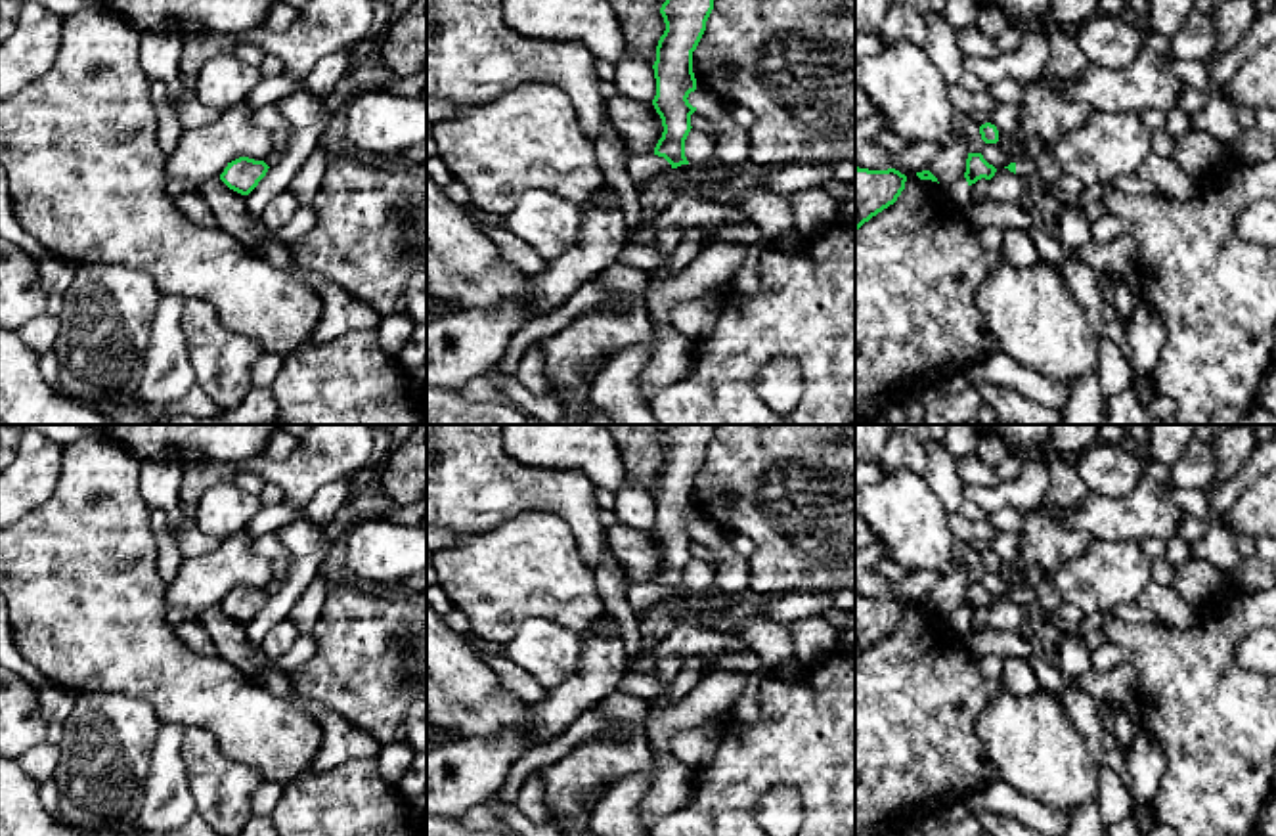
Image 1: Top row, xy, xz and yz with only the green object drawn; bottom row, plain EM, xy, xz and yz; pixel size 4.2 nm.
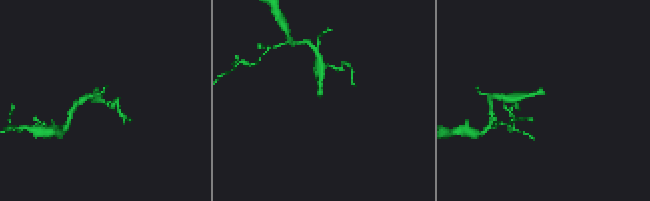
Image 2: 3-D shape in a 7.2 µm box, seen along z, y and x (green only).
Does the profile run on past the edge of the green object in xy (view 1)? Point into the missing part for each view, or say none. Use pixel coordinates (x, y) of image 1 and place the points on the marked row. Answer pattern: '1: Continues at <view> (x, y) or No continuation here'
1: No continuation here

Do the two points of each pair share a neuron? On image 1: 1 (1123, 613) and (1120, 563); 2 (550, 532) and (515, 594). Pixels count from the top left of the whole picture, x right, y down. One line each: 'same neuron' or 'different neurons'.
1: different neurons
2: same neuron

